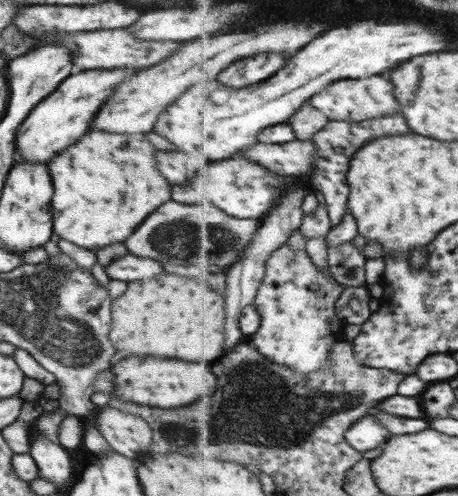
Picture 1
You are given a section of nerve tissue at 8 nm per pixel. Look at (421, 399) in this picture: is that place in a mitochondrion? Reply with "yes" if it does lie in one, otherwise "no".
no

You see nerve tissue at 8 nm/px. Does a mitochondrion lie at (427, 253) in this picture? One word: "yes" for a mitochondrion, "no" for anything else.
no

